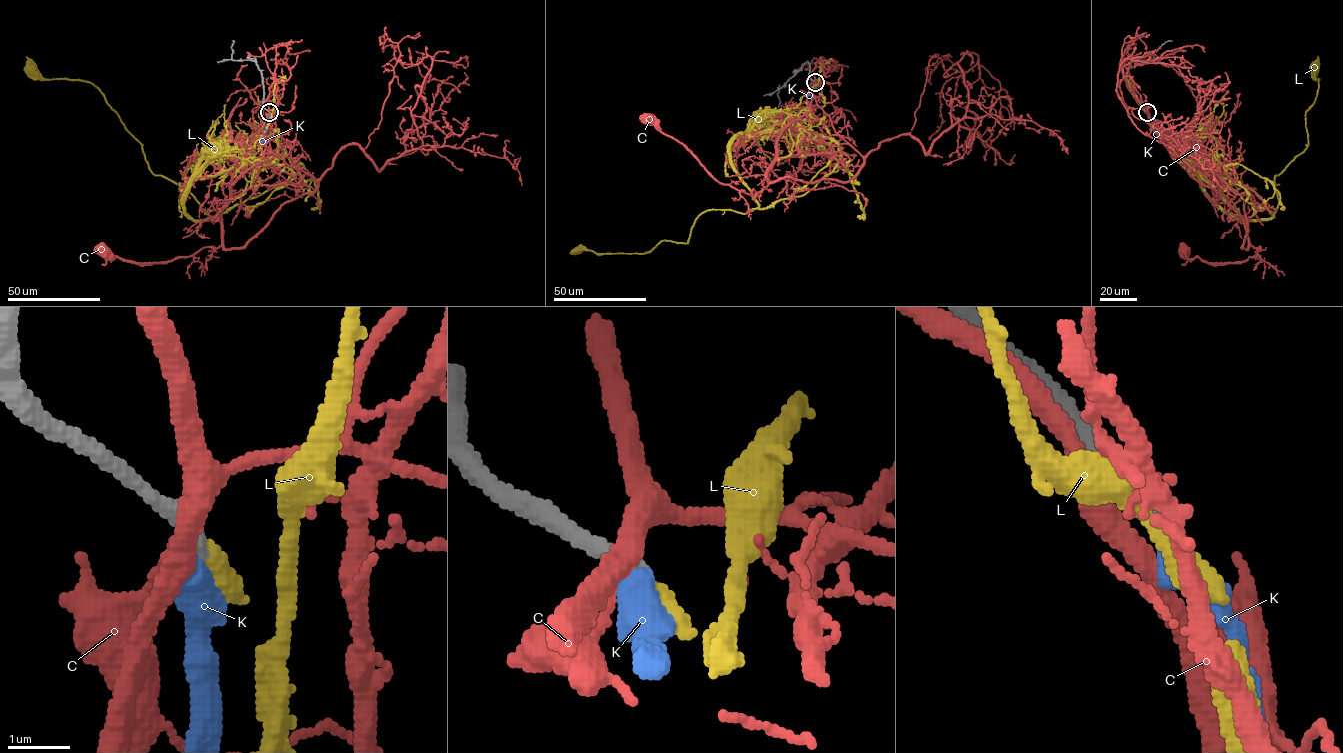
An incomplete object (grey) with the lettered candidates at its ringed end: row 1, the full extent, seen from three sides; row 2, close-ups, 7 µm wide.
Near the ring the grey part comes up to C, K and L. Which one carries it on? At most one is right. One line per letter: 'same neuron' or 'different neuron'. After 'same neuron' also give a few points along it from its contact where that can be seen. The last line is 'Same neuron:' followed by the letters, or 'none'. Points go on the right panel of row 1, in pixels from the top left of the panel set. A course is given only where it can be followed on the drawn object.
C: different neuron
K: different neuron
L: same neuron; it runs (1147, 112), (1214, 202), (1267, 220), (1275, 175), (1308, 144), (1315, 69)
Same neuron: L

